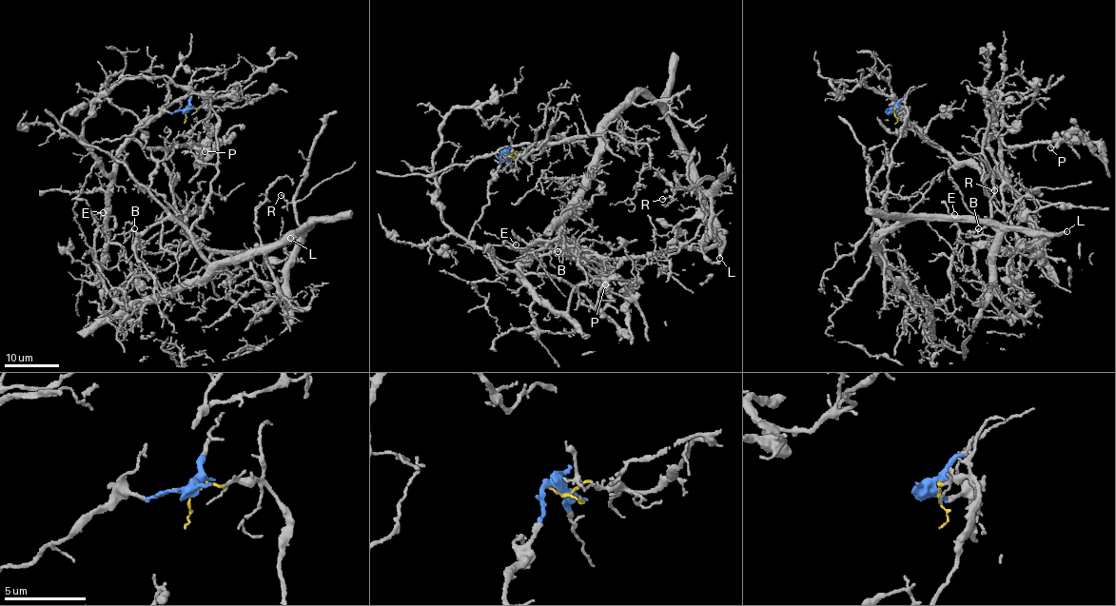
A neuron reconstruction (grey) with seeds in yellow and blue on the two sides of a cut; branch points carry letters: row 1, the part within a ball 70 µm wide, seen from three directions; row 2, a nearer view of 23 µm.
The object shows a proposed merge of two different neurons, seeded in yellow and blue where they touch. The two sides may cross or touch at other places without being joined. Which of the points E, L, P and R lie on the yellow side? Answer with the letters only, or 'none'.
E, L, R

